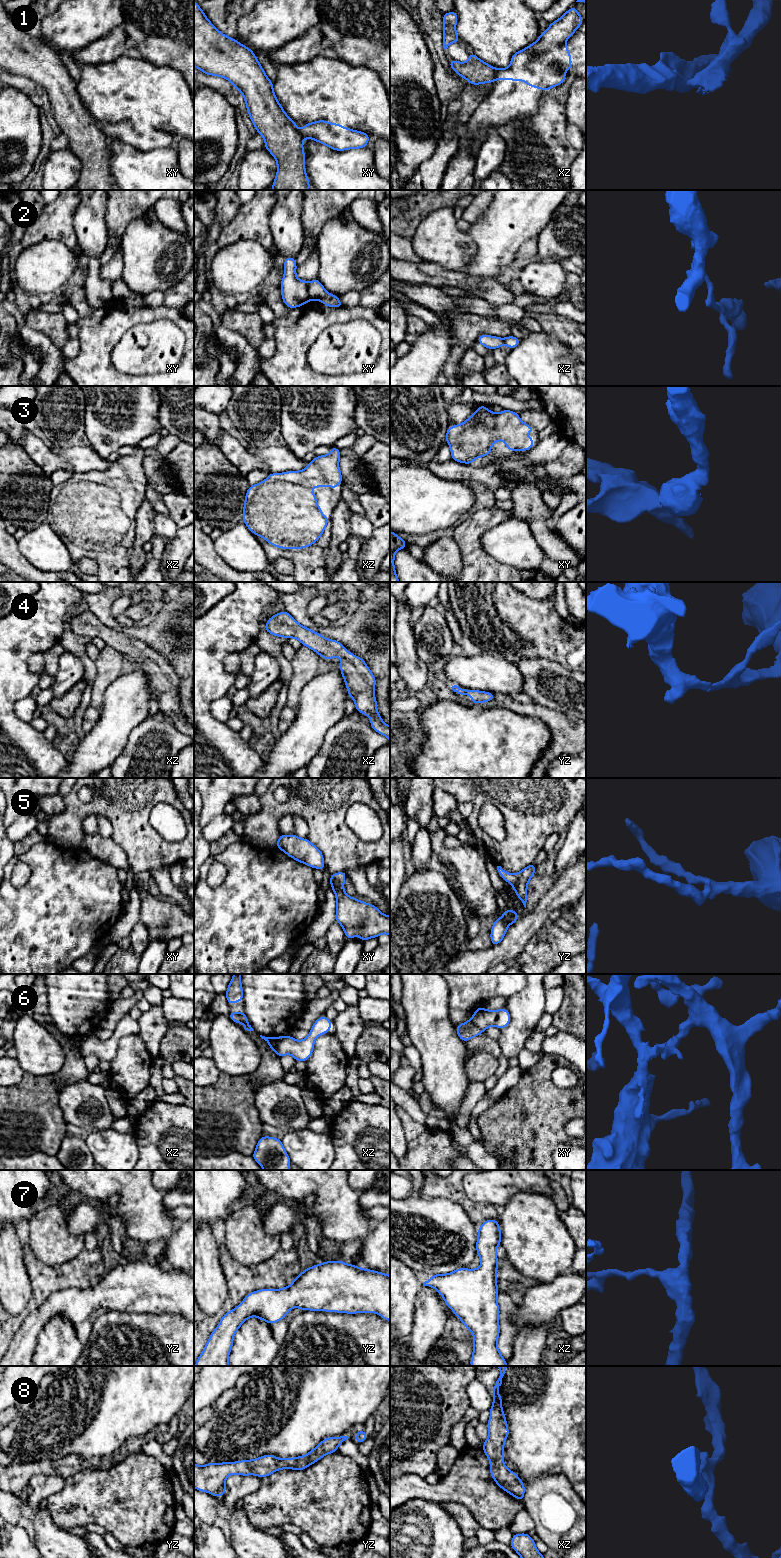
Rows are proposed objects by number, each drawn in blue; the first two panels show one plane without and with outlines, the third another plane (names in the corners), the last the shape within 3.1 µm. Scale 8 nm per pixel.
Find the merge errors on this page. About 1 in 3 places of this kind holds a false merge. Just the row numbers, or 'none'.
1, 2, 6

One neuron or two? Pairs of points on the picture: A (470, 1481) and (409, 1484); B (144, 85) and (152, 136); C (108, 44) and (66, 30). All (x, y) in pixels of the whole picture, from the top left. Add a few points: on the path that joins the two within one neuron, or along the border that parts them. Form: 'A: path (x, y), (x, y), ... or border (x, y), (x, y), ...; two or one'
A: path (455, 1486), (449, 1489), (424, 1489); one
B: path (144, 98), (146, 116), (151, 123); one
C: path (113, 28), (82, 27); one

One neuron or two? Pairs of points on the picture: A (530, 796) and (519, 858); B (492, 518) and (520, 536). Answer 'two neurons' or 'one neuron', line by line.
A: one neuron
B: two neurons

